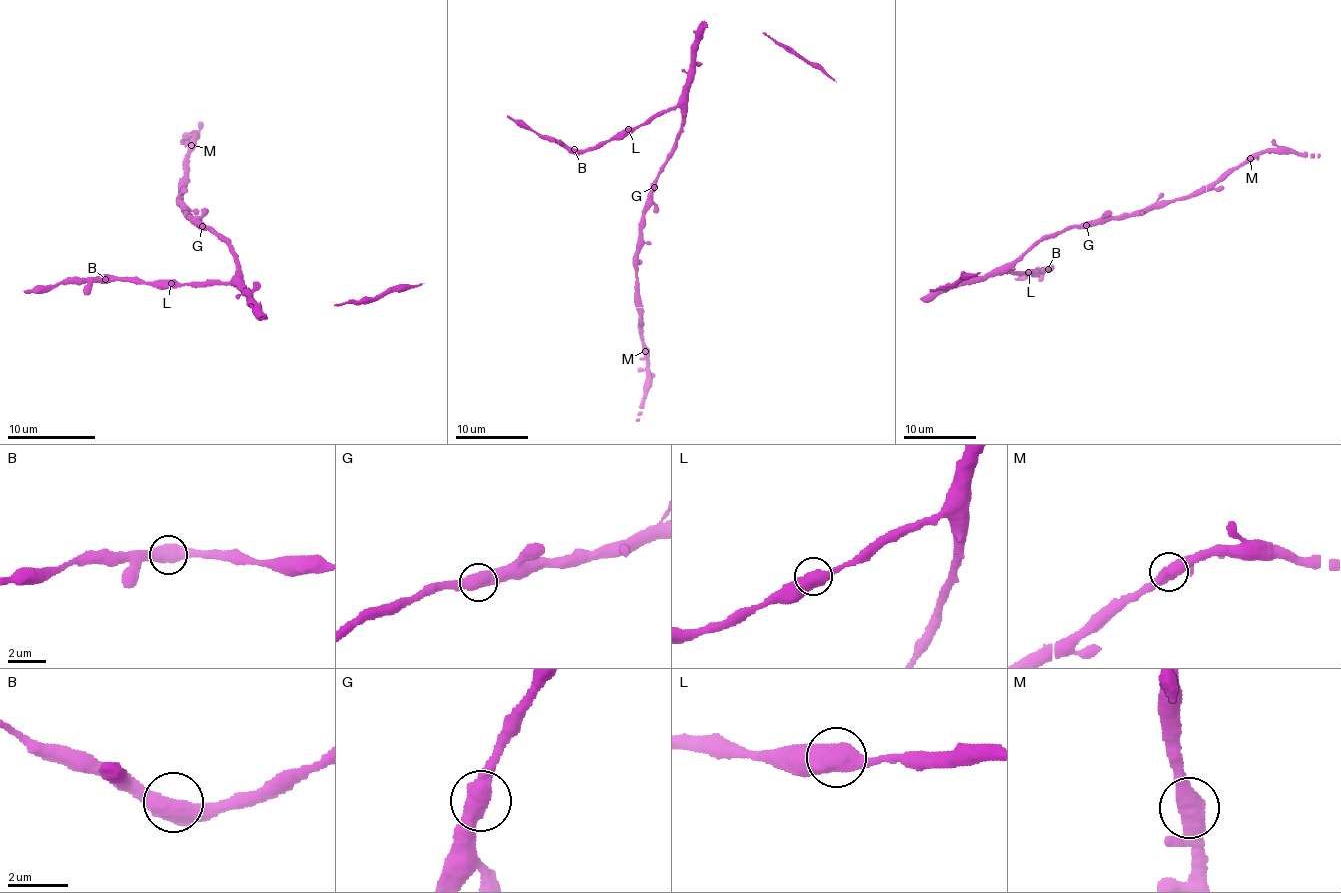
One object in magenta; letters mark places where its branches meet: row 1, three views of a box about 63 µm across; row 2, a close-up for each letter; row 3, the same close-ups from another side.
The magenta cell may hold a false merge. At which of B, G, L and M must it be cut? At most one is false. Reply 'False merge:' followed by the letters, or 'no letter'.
False merge: no letter

